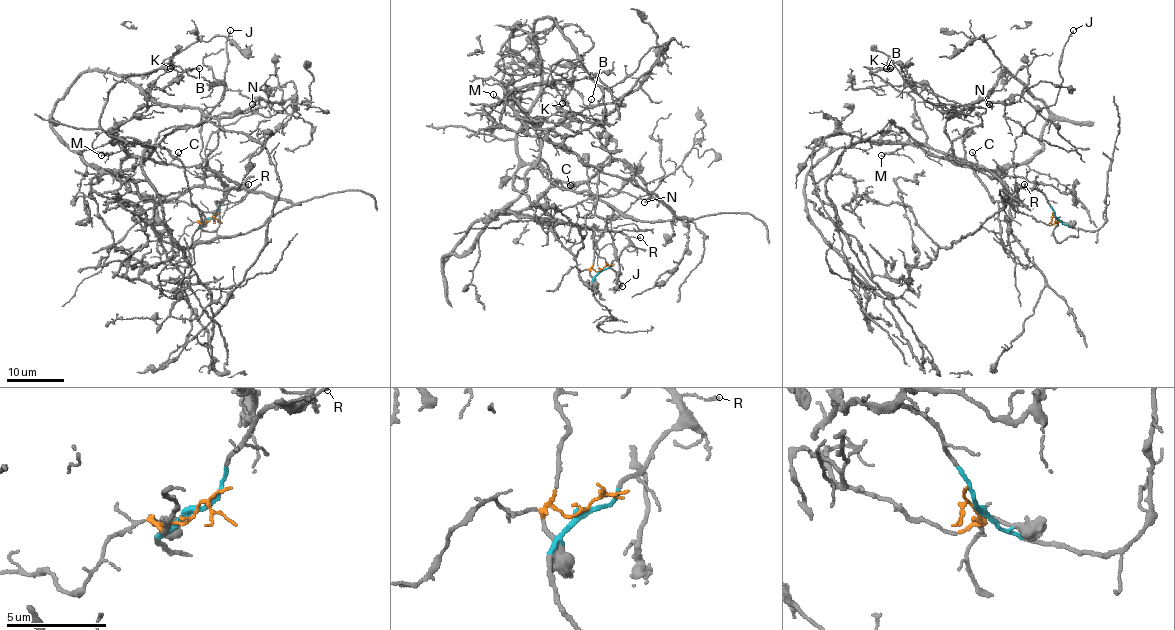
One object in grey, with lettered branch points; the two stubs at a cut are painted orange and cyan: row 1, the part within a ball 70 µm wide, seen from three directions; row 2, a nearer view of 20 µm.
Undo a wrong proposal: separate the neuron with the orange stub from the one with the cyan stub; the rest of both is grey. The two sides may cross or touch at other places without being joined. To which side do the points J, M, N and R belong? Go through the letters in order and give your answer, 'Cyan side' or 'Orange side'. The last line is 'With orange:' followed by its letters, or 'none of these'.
J: Cyan side
M: Cyan side
N: Orange side
R: Cyan side
With orange: N

